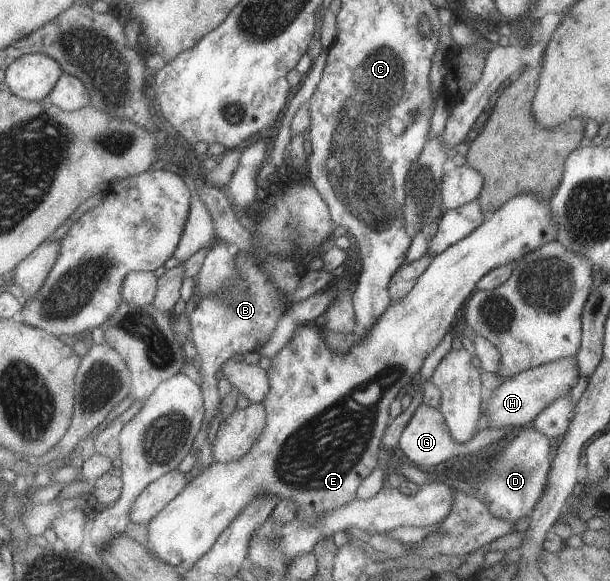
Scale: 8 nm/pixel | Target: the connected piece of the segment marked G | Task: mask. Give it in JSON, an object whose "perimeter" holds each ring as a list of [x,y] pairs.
{"perimeter":[[[422,402],[414,410],[412,417],[410,417],[406,427],[402,430],[400,439],[398,439],[398,447],[412,463],[422,465],[423,470],[430,471],[432,465],[438,465],[438,463],[442,463],[442,461],[446,461],[450,459],[450,457],[480,453],[482,449],[486,449],[489,445],[494,445],[494,443],[502,439],[512,428],[514,427],[504,427],[504,429],[477,429],[467,442],[456,443],[456,441],[450,437],[448,427],[446,427],[446,423],[444,423],[440,411],[432,409],[432,407],[428,407],[428,405],[424,405]]]}

